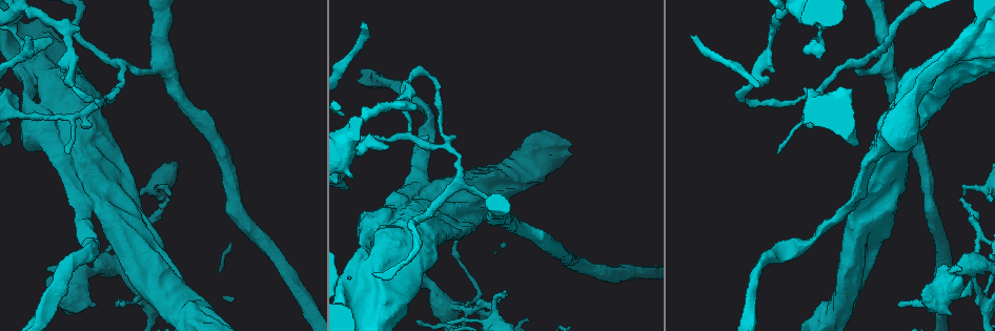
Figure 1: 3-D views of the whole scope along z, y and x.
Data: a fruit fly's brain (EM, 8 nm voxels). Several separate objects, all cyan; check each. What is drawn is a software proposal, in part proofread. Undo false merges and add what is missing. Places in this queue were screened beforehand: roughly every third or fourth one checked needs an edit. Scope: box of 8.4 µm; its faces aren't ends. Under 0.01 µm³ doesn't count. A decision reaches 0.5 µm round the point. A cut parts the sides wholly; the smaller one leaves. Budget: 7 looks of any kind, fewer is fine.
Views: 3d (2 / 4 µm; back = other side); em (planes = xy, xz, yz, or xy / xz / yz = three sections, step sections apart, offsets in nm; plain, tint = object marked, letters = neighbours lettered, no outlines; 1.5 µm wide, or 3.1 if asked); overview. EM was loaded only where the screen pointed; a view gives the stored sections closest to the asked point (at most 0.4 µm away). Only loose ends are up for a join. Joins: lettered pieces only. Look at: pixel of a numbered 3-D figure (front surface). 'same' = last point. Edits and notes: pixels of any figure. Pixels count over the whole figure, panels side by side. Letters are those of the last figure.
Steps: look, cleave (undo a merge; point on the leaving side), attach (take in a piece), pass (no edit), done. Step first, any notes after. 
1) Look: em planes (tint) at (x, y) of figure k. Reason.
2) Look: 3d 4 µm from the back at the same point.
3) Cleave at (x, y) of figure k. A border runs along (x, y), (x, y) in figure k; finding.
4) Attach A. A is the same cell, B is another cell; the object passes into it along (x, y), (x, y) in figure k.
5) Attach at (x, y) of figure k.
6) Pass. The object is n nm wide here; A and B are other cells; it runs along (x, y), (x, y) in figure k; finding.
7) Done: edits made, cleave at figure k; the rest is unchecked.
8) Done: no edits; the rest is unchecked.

Look: 3d 2 µm at (765, 102) of figure 1. Sharp bend.

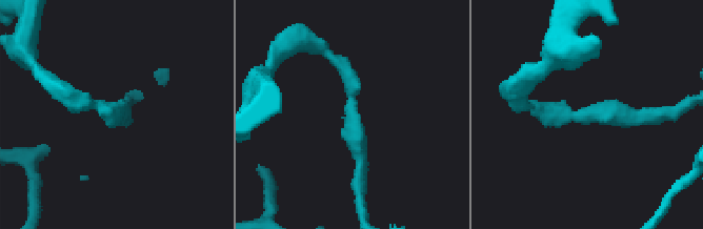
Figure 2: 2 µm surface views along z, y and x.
Look: em planes (letters) at (117, 112) of figure 2. Shape alone is not enough.

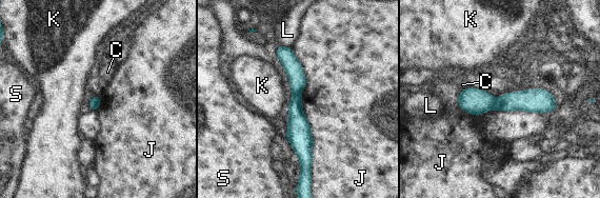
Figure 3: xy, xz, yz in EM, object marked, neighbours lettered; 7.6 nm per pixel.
Cleave at (526, 100) of figure 3. The object is 80 nm wide here; C, J, K, L and S are other cells; a border runs along (496, 99), (493, 107) in figure 3; a second neuron is stuck on.

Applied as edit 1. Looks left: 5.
Look: em planes (letters) at (899, 303) of figure 1. Thin end.

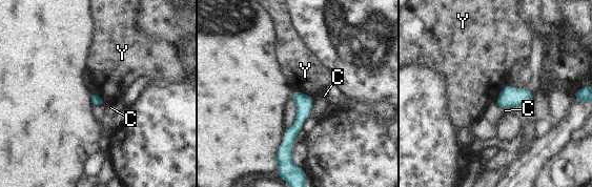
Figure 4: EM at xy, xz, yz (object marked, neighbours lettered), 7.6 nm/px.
Pass. C and Y are other cells; it runs along (296, 94), (301, 119), (286, 156) in figure 4; no lettered piece goes on from it.

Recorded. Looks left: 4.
Done: edits made, cleave at figure 3; the rest is unchecked.

